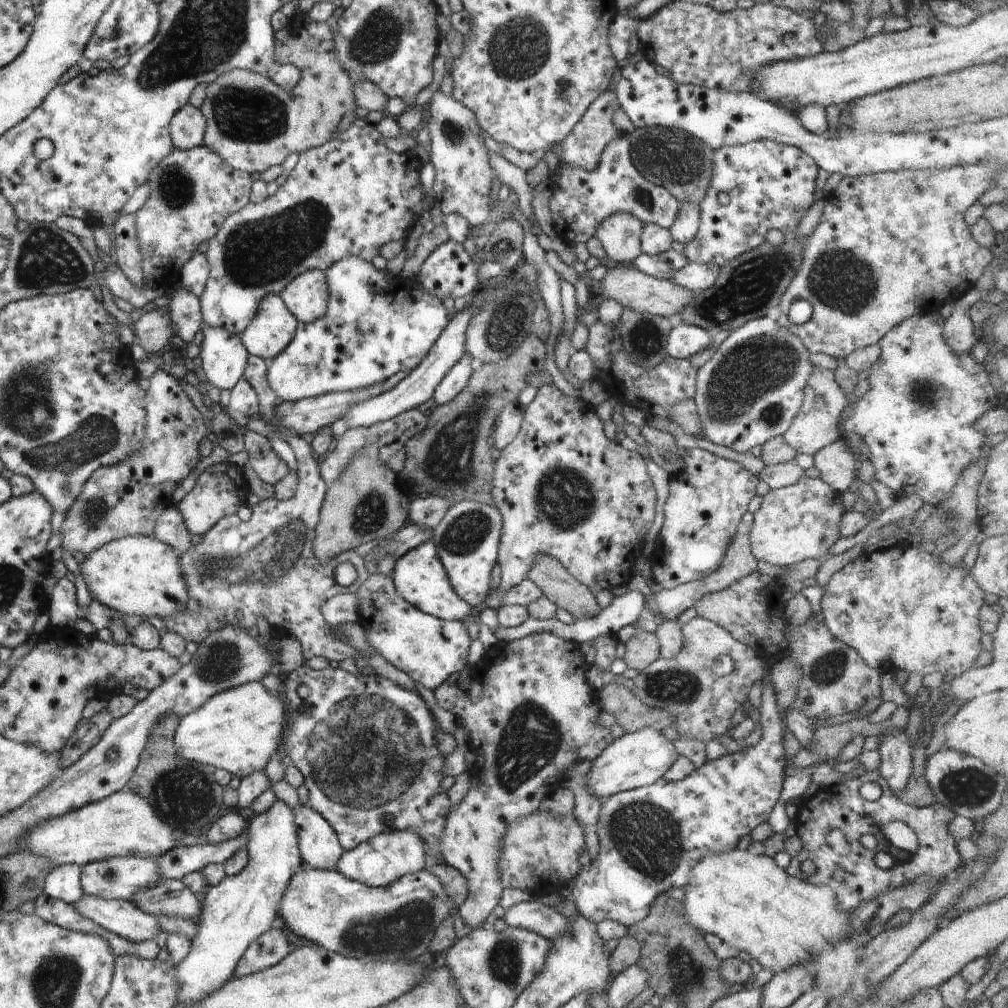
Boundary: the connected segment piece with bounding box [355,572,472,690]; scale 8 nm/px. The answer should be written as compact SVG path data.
M370 573L355 594L358 598L357 623L364 628L366 642L414 682L434 690L466 666L472 640L461 621L436 618L408 604L398 596L392 577L382 573Z

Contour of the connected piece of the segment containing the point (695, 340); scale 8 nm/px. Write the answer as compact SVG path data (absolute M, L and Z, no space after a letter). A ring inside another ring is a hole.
M684 324L672 327L666 338L666 352L675 359L692 358L712 345L712 334L699 326Z

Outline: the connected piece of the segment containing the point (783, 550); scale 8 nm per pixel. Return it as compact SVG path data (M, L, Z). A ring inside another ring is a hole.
M805 474L792 486L770 489L768 494L763 496L761 507L753 514L749 540L754 558L762 562L769 562L774 566L782 566L782 568L806 559L825 560L830 555L830 546L841 538L839 526L845 509L840 496L840 493L832 490L822 479L813 479Z

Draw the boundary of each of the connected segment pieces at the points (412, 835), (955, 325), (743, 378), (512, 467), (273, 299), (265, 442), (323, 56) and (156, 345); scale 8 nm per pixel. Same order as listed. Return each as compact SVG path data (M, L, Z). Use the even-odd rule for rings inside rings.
M390 830L370 838L368 842L362 842L352 850L344 851L335 869L342 876L366 886L386 888L406 874L415 874L425 870L429 859L427 859L424 842L425 840L412 830Z
M971 287L957 299L950 316L943 323L942 336L954 354L970 353L976 340L979 340L974 335L976 332L974 332L969 310L983 296L983 292L976 287Z
M769 317L755 318L733 330L720 344L712 358L697 370L696 403L702 436L714 444L726 446L736 452L749 452L767 440L783 436L794 417L800 412L804 398L804 387L814 370L810 352L800 338L790 330L778 326Z
M547 384L540 386L534 400L527 405L520 431L514 440L501 450L500 457L495 461L494 478L492 478L492 498L494 498L495 507L500 511L503 520L502 536L497 556L497 563L501 570L501 582L498 588L496 588L496 592L489 594L488 598L486 598L485 602L488 608L498 609L502 605L504 594L527 578L532 562L540 554L548 554L548 556L558 560L592 594L596 595L599 590L612 591L618 586L628 585L633 577L634 563L643 554L644 540L646 540L646 535L655 517L657 496L650 475L646 470L646 461L639 454L639 450L631 451L622 447L620 443L610 441L604 435L604 423L596 415L595 407L588 404L584 399L566 396L556 385Z
M267 294L260 300L256 316L240 335L242 344L248 354L269 362L292 342L298 323L279 295Z
M244 428L245 449L248 452L248 464L256 472L256 476L268 484L276 484L286 478L291 471L284 460L272 450L270 440L262 434Z
M298 12L289 18L288 24L274 33L276 62L283 65L294 65L300 70L300 82L290 92L282 90L270 78L252 70L234 68L220 76L206 87L206 98L201 112L206 120L203 144L218 154L230 168L251 175L253 172L264 172L270 166L278 166L289 154L306 152L310 148L322 146L330 140L346 112L354 109L354 83L336 58L335 37L330 32L326 21L318 22Z
M157 307L141 316L132 326L136 342L146 352L158 352L172 340L175 327L166 307Z

